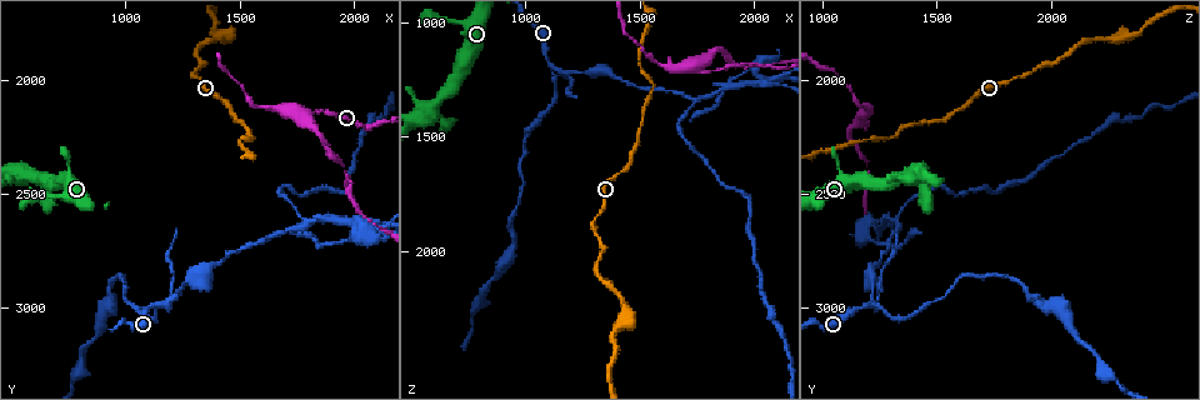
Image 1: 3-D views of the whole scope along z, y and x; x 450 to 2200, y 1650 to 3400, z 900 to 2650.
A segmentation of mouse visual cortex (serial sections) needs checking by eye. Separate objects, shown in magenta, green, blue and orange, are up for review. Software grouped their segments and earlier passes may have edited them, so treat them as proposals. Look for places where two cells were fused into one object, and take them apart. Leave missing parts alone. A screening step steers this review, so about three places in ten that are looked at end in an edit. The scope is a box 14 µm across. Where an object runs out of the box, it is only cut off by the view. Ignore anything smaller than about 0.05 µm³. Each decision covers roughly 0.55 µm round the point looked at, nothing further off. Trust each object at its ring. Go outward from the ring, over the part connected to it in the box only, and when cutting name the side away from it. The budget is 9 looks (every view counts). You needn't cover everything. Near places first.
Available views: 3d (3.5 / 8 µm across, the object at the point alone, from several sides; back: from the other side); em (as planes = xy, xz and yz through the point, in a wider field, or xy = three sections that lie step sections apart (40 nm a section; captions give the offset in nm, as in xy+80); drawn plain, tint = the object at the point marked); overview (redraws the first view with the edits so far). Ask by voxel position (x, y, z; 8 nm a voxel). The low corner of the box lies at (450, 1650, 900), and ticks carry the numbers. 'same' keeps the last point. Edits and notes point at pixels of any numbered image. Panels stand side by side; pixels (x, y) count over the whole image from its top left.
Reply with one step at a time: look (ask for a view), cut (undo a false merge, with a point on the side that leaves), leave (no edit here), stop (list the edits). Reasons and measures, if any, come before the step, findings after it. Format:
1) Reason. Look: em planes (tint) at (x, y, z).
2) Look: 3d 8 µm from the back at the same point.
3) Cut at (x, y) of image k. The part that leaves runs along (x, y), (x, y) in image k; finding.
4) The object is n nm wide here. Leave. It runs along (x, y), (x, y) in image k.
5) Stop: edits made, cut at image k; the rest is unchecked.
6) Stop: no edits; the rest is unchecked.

A fork. Look: 3d 3.5 µm at (1120, 2990, 1190).

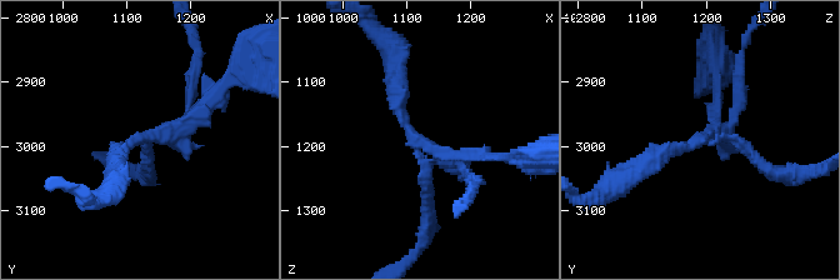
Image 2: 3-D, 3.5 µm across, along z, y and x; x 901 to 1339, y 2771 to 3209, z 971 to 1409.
Now the EM. Look: em xy step 1 (tint) at (1115, 2990, 1190).

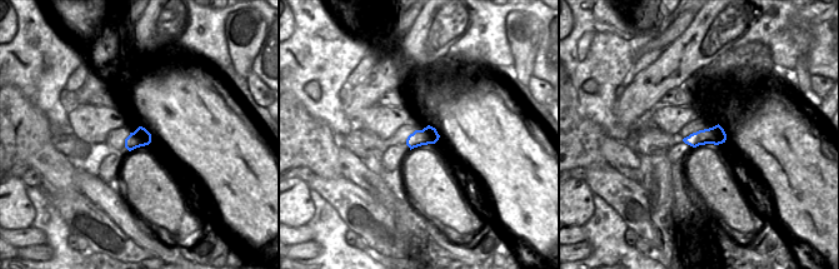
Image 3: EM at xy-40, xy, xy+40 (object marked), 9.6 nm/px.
Look: em xy step 3 (tint) at the same point.

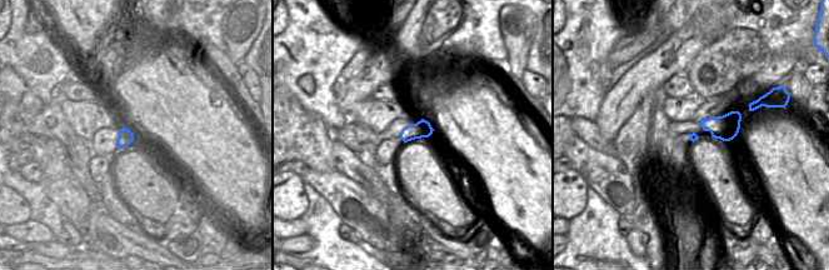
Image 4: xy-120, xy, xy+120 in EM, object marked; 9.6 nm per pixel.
The arms are 150, 150, 200 nm wide. Cut at (190, 83) of image 2. The part that leaves runs along (415, 150), (426, 173), (415, 253) in image 2; two cells meet here.

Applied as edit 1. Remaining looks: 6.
Redraw. Look: overview.

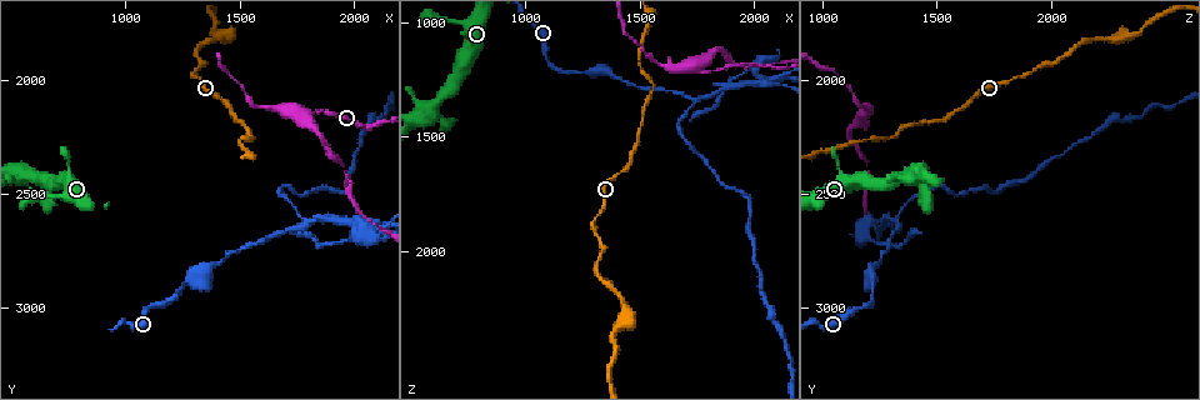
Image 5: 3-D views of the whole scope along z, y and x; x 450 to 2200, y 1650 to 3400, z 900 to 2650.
Abrupt turn. Look: 3d 3.5 µm at (1800, 2620, 1330).

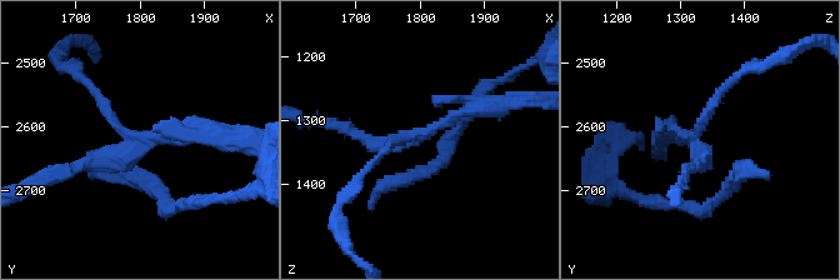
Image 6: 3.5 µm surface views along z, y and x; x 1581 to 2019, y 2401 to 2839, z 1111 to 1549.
Cut at (178, 134) of image 6. The part that leaves runs along (145, 139), (173, 131), (260, 139) in image 6; two cells meet here.

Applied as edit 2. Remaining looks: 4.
Abrupt turn. Look: 3d 3.5 µm from the back at (1410, 1800, 2340).

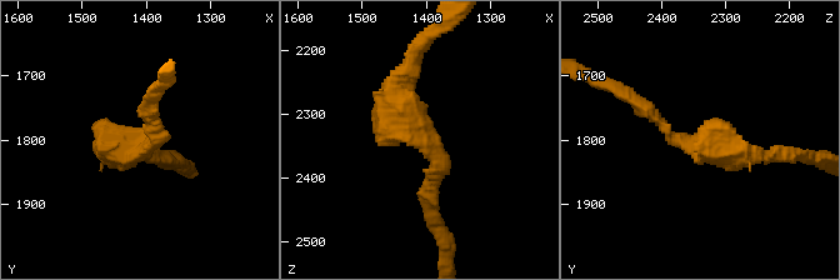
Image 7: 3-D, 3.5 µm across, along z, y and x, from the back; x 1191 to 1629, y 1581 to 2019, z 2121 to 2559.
Look: em xy step 1 (tint) at (1400, 1810, 2335).

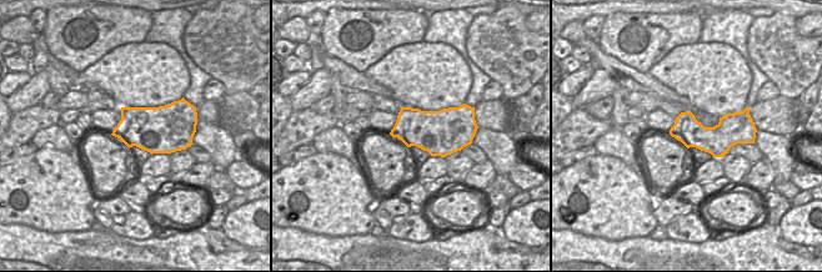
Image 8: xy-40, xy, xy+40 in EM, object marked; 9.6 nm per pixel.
Leave. It runs along (769, 156), (681, 141), (638, 103) in image 7; one cell here.

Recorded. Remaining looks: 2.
Stop: edits made, cut at image 2, cut at image 6; the rest is unchecked.

